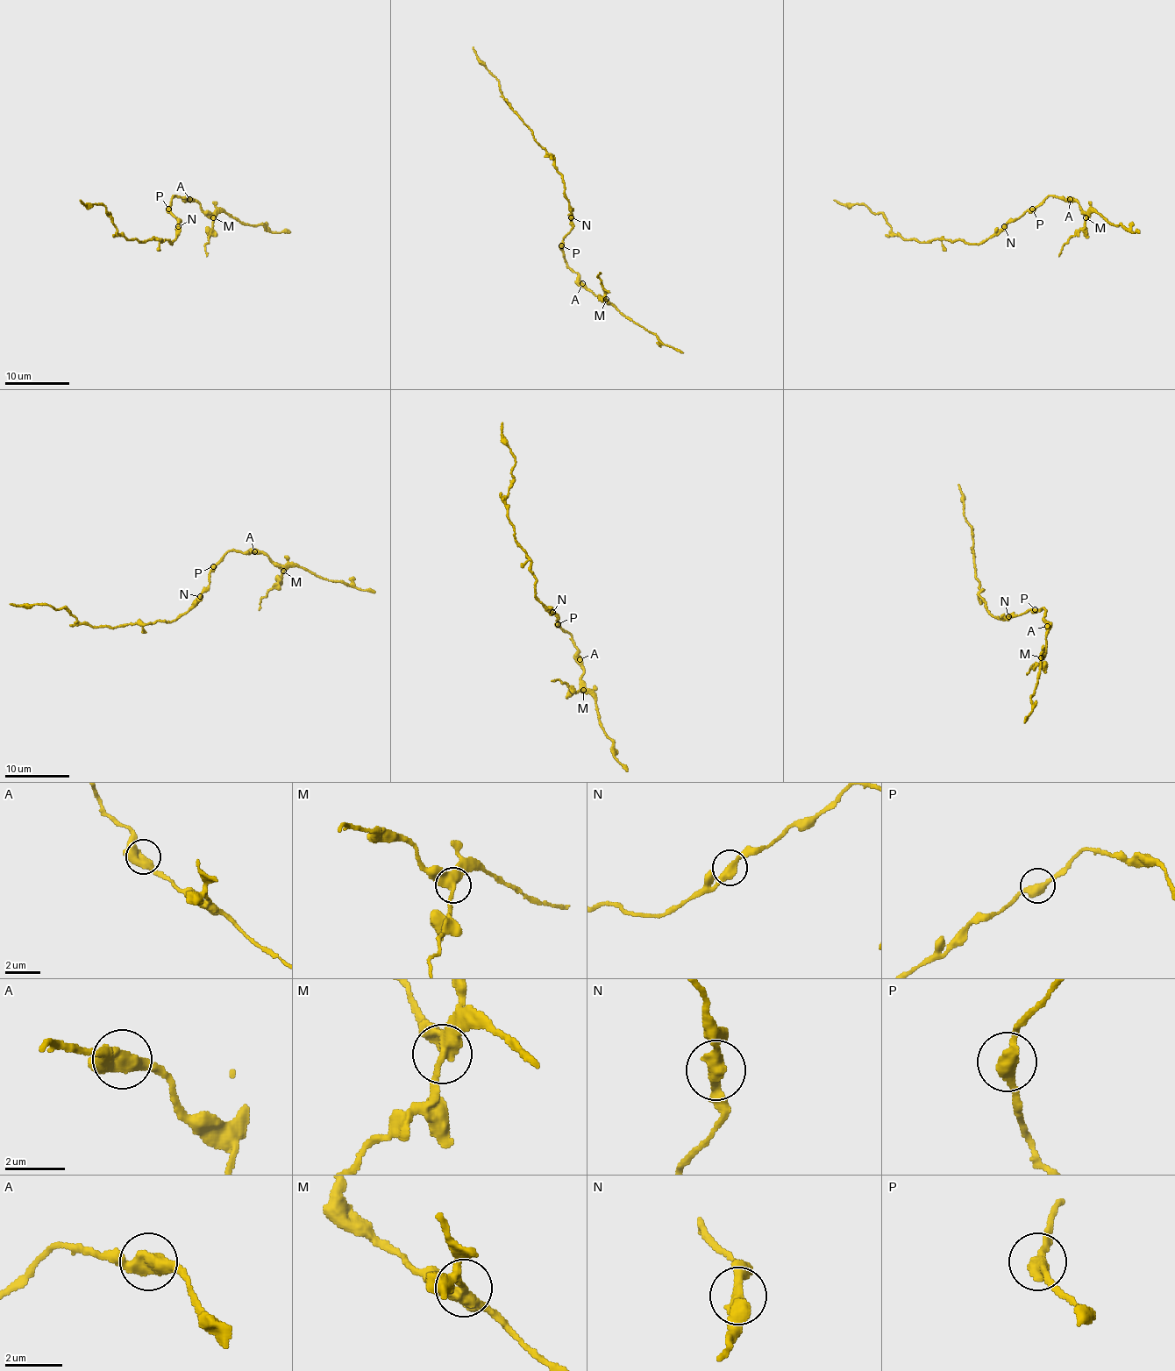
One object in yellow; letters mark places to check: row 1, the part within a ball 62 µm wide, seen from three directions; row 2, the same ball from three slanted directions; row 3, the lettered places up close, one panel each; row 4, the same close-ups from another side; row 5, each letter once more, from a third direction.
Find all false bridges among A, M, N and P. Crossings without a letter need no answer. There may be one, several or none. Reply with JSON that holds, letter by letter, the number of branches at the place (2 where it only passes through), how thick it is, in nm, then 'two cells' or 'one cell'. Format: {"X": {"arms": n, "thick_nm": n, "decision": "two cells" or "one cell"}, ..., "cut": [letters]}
{"A": {"arms": 3, "thick_nm": 440, "decision": "one cell"}, "M": {"arms": 3, "thick_nm": 400, "decision": "two cells"}, "N": {"arms": 2, "thick_nm": 400, "decision": "two cells"}, "P": {"arms": 2, "thick_nm": 400, "decision": "one cell"}, "cut": ["M", "N"]}

